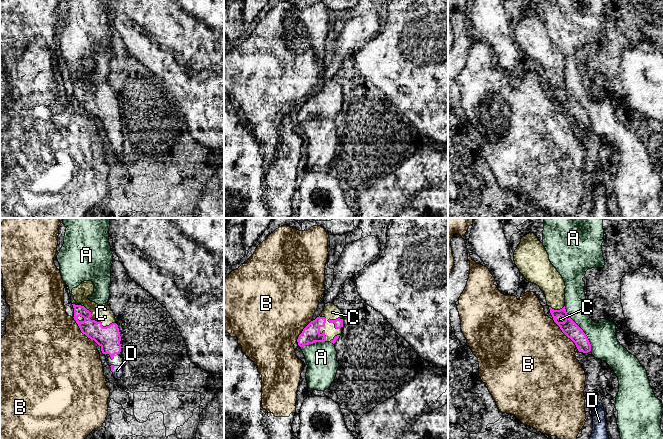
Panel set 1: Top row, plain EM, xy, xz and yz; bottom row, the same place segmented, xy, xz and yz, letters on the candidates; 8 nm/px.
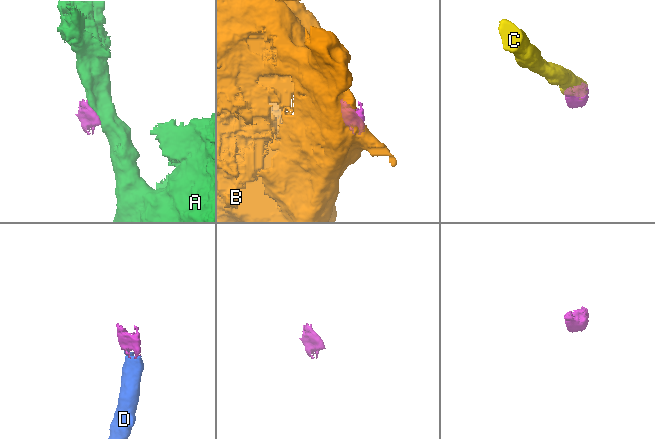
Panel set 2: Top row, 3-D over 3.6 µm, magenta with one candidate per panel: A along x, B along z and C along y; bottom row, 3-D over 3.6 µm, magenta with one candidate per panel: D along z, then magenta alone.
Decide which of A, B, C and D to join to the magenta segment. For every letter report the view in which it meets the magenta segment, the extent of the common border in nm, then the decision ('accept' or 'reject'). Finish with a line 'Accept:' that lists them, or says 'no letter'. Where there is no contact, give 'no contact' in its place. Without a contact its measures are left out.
A: meets magenta in yz; contact 420 nm long; reject
B: meets magenta in xy; contact 300 nm long; reject
C: meets magenta in xz; contact 240 nm long; accept
D: meets magenta in xy; contact 50 nm long; accept
Accept: C, D

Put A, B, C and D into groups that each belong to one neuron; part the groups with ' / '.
A / B / C D

